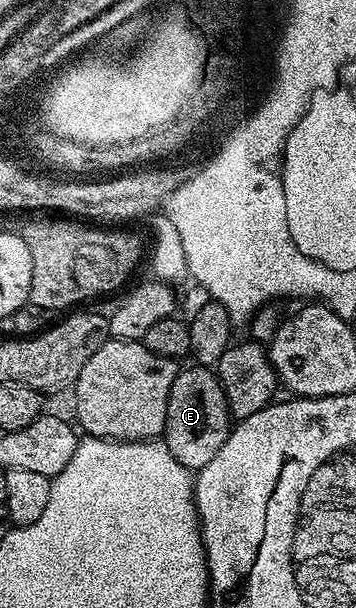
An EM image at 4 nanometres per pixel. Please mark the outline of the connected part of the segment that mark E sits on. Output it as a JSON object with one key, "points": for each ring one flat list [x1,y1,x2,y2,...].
{"points":[[210,367,193,368,183,368,172,383,164,440,177,461,184,463,184,467,191,471,197,471,215,457,220,447,224,447,232,428,232,418,217,372]]}

